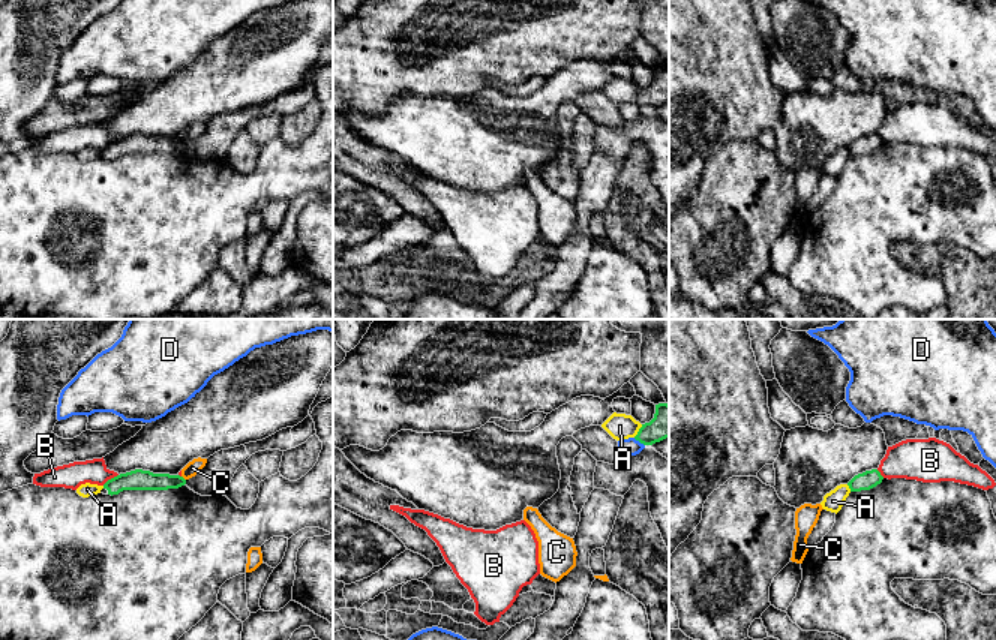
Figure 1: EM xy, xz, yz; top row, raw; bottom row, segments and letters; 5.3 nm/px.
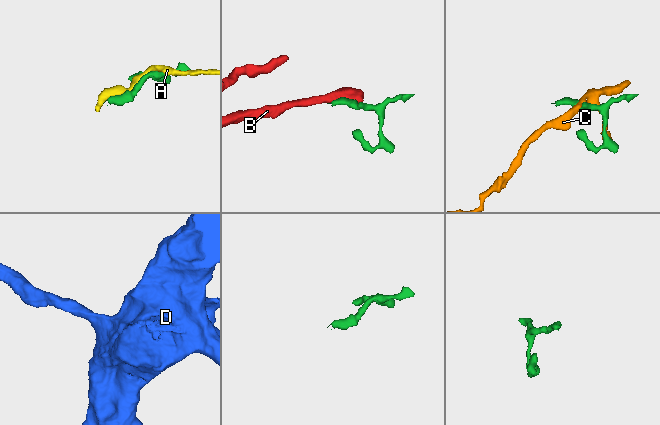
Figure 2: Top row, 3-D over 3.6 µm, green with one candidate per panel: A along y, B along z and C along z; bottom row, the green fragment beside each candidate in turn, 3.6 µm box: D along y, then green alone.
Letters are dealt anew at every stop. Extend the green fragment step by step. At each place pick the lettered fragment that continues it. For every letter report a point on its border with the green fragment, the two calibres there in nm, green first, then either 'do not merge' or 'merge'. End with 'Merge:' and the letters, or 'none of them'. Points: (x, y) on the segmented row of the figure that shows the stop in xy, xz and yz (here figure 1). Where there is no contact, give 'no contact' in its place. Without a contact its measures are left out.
A: xz (639, 430) | 170/140 nm | do not merge
B: xy (111, 478) | 110/140 nm | do not merge
C: xy (183, 478) | 110/80 nm | do not merge
D: xz (639, 441) | 170/100 nm | do not merge
Merge: none of them

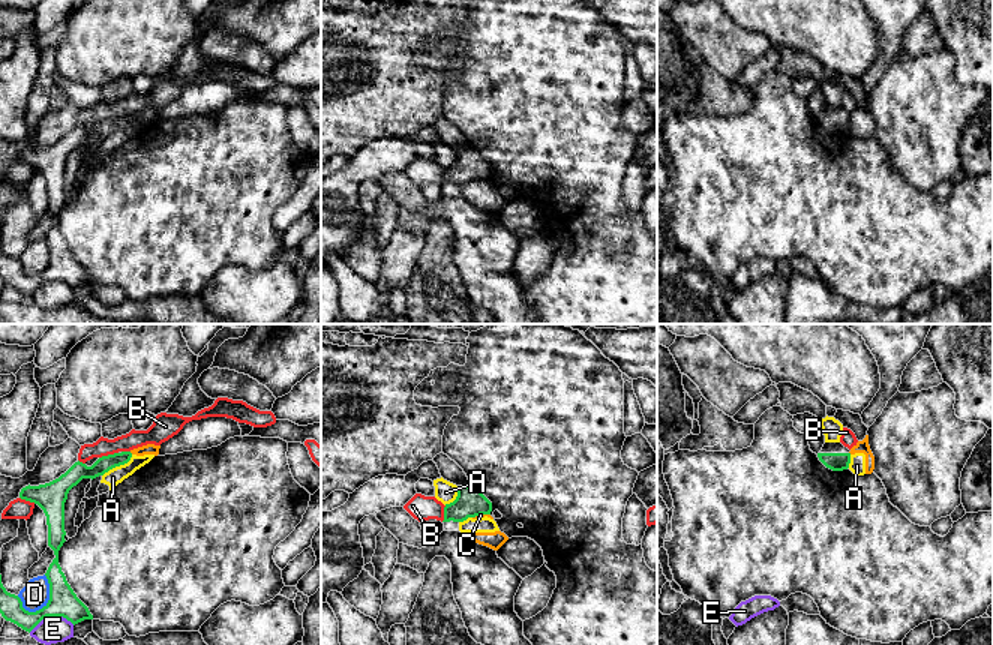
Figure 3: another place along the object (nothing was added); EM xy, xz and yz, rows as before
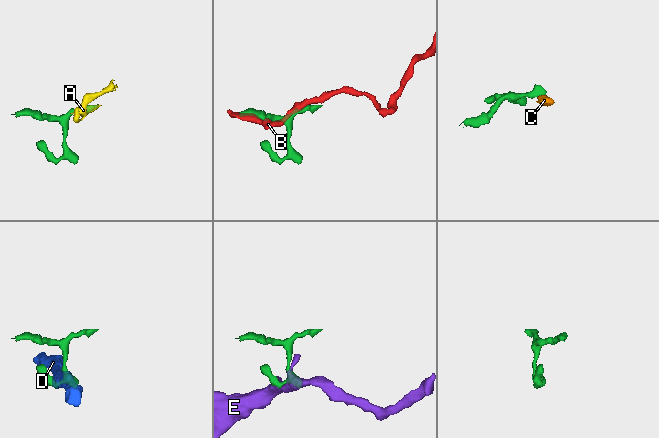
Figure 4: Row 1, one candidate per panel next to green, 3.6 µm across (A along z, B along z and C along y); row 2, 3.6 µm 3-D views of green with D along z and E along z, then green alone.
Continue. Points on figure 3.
A: xy (117, 465) | 90/90 nm | do not merge
B: xy (108, 455) | 90/100 nm | do not merge
C: xz (480, 513) | 160/20 nm | do not merge
D: xy (50, 597) | 160/150 nm | do not merge
E: xy (51, 615) | 160/140 nm | do not merge
Merge: none of them

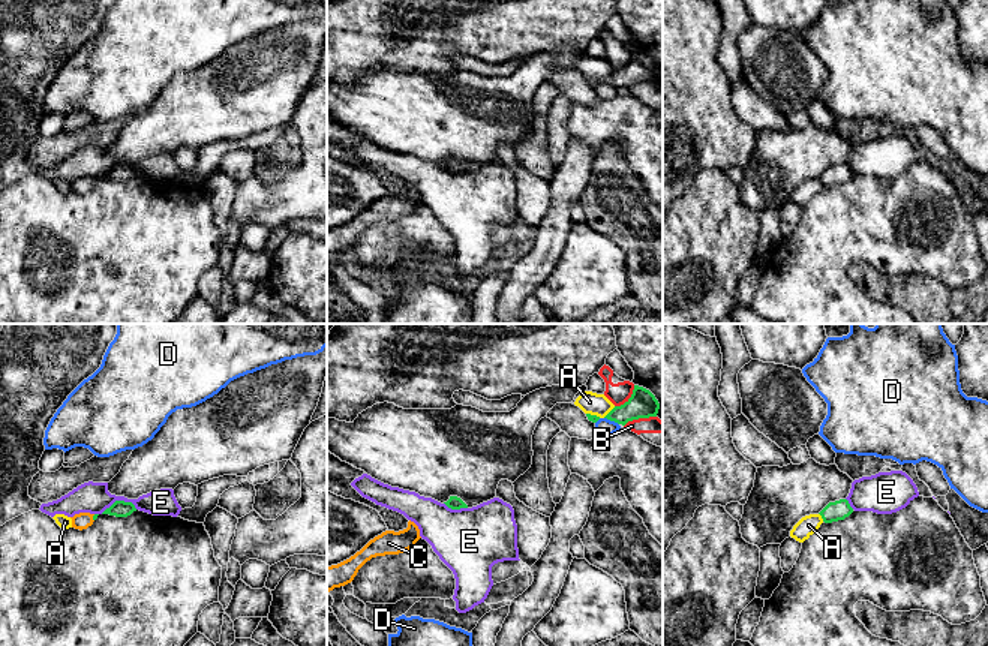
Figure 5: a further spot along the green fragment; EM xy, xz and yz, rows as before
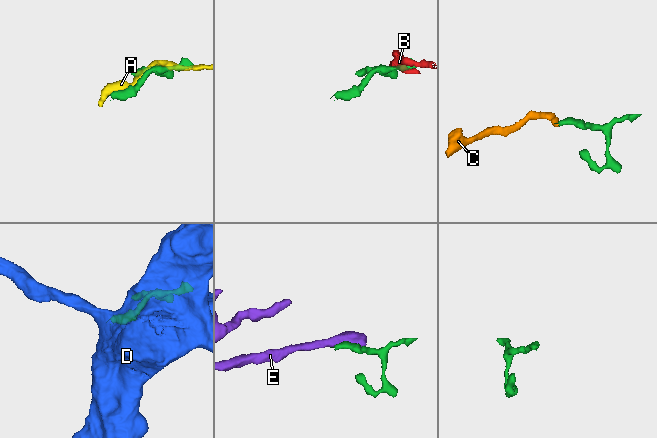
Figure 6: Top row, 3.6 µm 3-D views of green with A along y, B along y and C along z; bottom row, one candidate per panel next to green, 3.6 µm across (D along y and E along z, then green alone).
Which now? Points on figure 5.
A: xz (610, 411) | 150/120 nm | do not merge
B: xz (628, 399) | 150/120 nm | do not merge
C: xy (93, 517) | 20/90 nm | merge
D: xz (612, 420) | 150/90 nm | do not merge
E: xy (119, 501) | 90/170 nm | do not merge
Merge: C

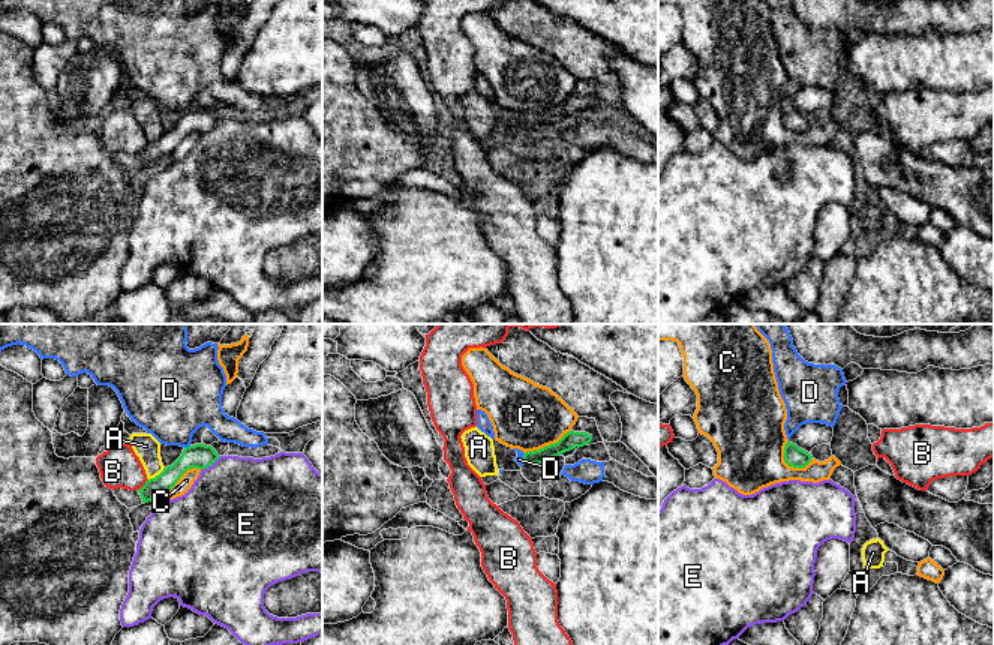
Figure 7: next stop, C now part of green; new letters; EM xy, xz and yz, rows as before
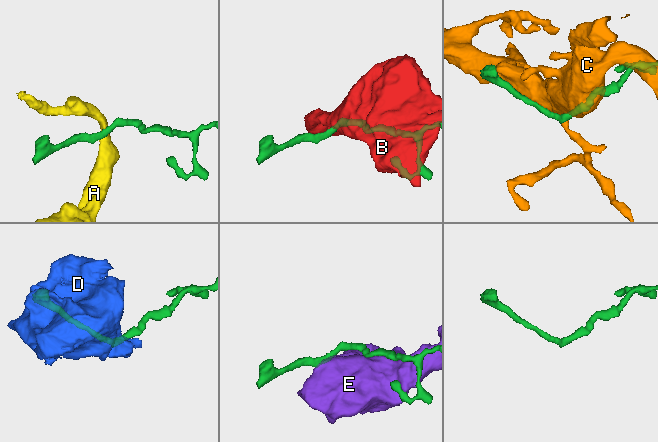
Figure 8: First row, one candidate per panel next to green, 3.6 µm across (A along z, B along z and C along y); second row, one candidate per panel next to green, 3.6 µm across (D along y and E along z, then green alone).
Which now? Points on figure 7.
A: xy (156, 476) | 130/140 nm | do not merge
B: xy (144, 485) | 110/220 nm | do not merge
C: yz (784, 461) | 110/380 nm | do not merge
D: xy (186, 447) | 140/400 nm | do not merge
E: xy (210, 465) | 140/500 nm | do not merge
Merge: none of them

